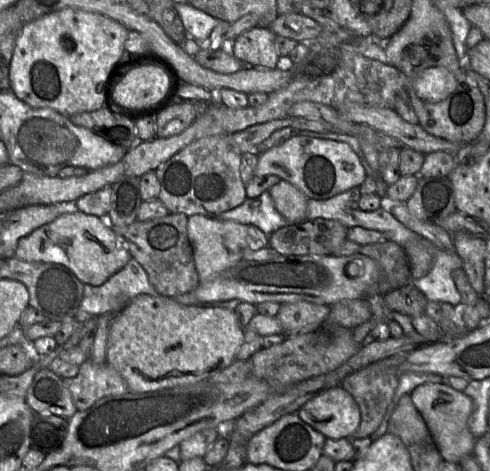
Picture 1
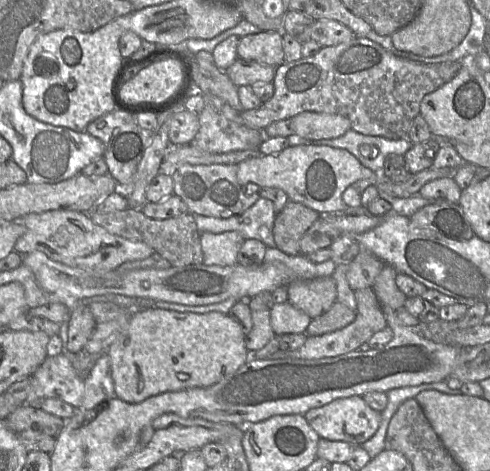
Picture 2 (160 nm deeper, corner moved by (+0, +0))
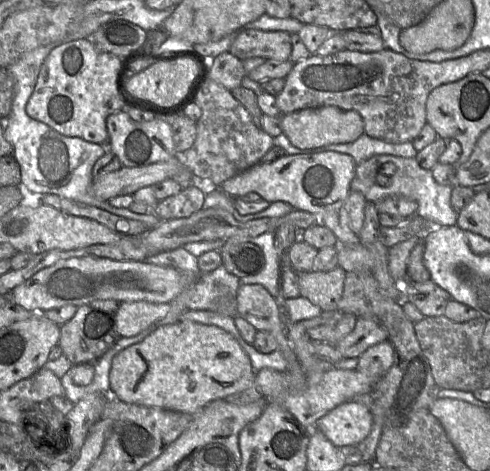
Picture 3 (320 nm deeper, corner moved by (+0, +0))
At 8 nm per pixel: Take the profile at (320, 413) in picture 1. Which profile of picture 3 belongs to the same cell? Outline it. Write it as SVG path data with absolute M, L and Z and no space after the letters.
M348 401L330 410L316 423L316 429L336 447L355 445L370 433L373 416L360 402Z

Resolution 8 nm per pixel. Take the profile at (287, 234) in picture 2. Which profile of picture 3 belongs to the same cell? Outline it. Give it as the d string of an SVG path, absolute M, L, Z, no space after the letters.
M340 266L330 271L299 272L300 296L322 311L335 311L342 298L346 275L347 272Z

